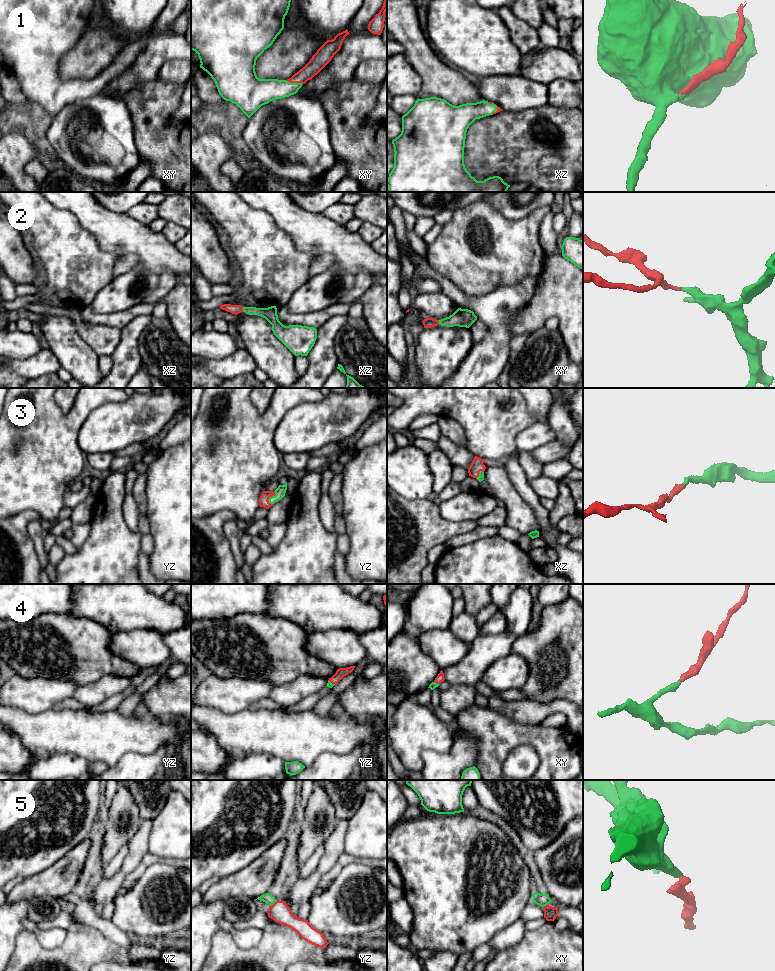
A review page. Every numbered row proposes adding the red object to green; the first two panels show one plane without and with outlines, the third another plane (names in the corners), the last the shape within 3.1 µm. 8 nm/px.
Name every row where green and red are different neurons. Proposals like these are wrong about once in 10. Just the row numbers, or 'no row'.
no row

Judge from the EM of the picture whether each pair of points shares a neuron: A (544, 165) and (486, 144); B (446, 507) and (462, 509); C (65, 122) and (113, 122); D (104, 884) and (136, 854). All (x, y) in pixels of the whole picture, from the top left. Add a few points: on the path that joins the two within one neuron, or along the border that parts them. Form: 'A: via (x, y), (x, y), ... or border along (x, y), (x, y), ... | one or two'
A: via (530, 151), (526, 147), (500, 144) | one
B: via (450, 509), (458, 509) | one
C: via (77, 122), (101, 122) | one
D: via (113, 883), (130, 863) | one

